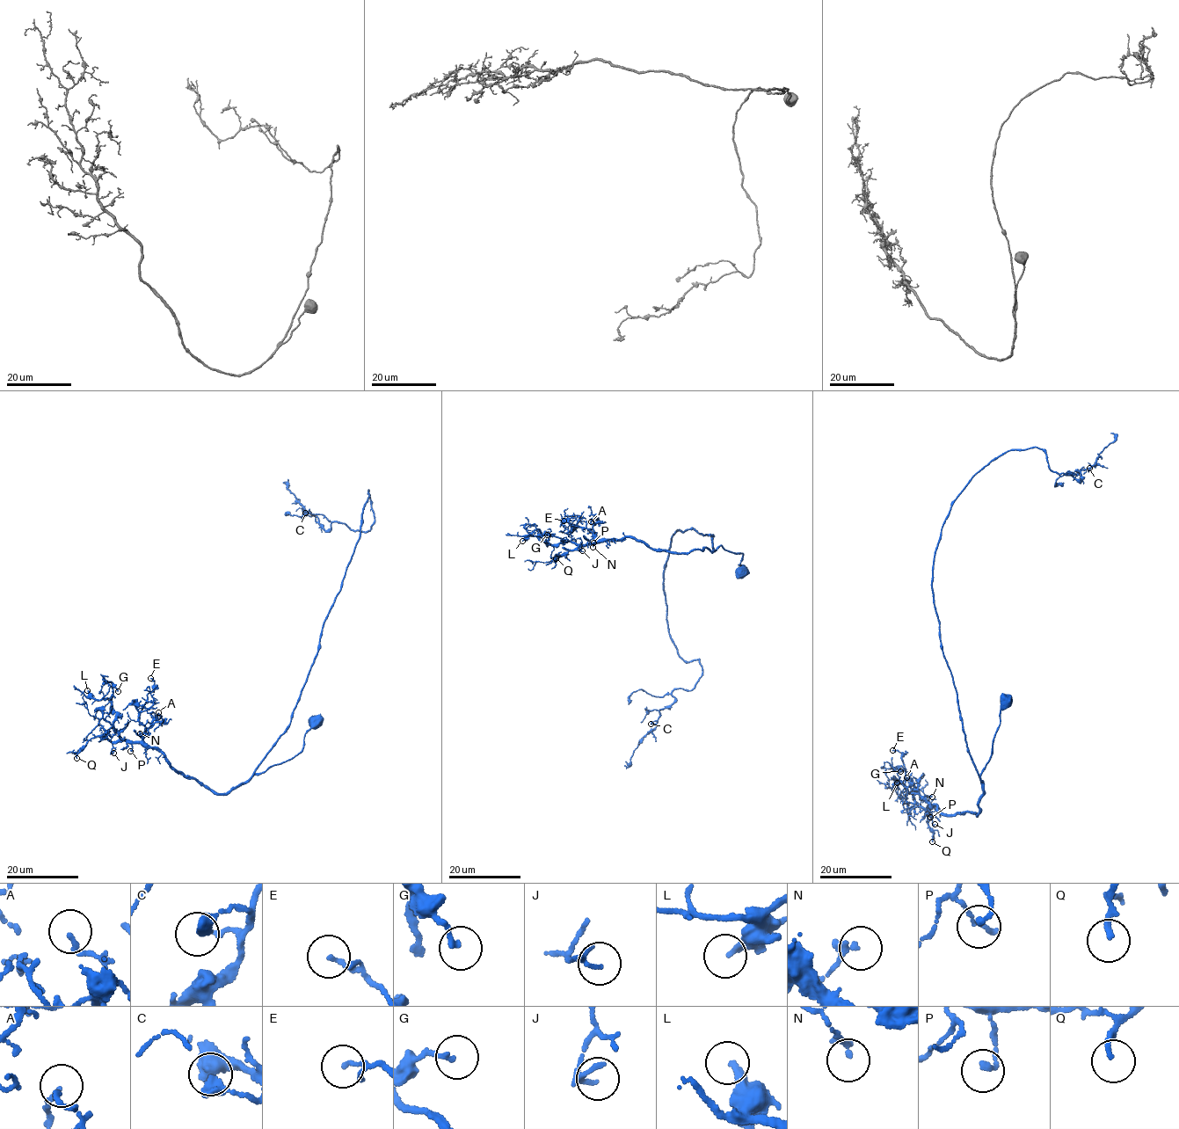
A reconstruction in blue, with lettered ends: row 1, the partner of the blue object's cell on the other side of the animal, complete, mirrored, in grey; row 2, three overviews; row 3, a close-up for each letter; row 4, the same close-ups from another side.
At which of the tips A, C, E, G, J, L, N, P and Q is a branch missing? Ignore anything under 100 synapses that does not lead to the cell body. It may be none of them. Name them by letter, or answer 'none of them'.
none of them

